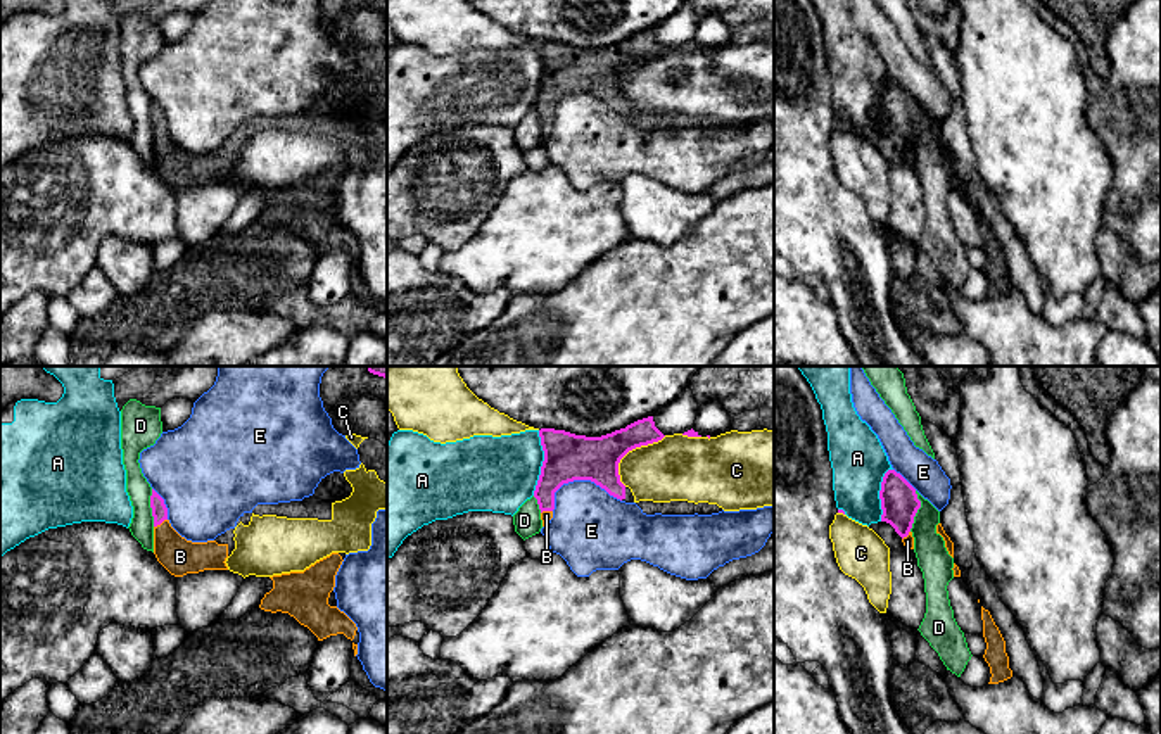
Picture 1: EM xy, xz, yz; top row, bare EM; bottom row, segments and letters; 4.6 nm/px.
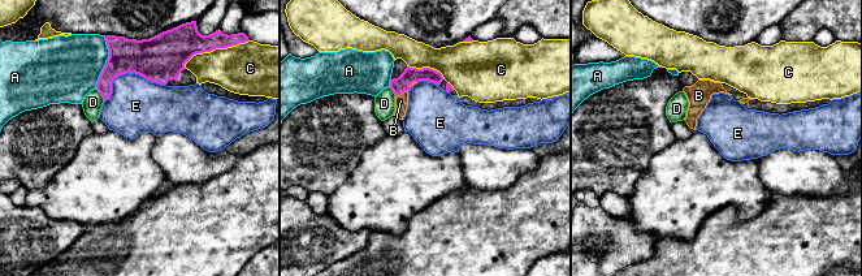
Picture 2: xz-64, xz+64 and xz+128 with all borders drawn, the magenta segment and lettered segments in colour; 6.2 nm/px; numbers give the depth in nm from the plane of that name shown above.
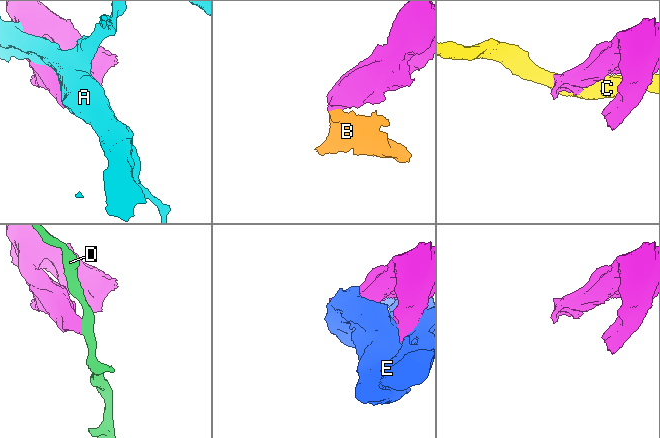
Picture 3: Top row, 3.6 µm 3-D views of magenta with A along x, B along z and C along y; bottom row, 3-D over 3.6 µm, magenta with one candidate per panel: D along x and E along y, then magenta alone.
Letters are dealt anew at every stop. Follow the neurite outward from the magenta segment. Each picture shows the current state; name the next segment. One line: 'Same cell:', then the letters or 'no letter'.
Same cell: B

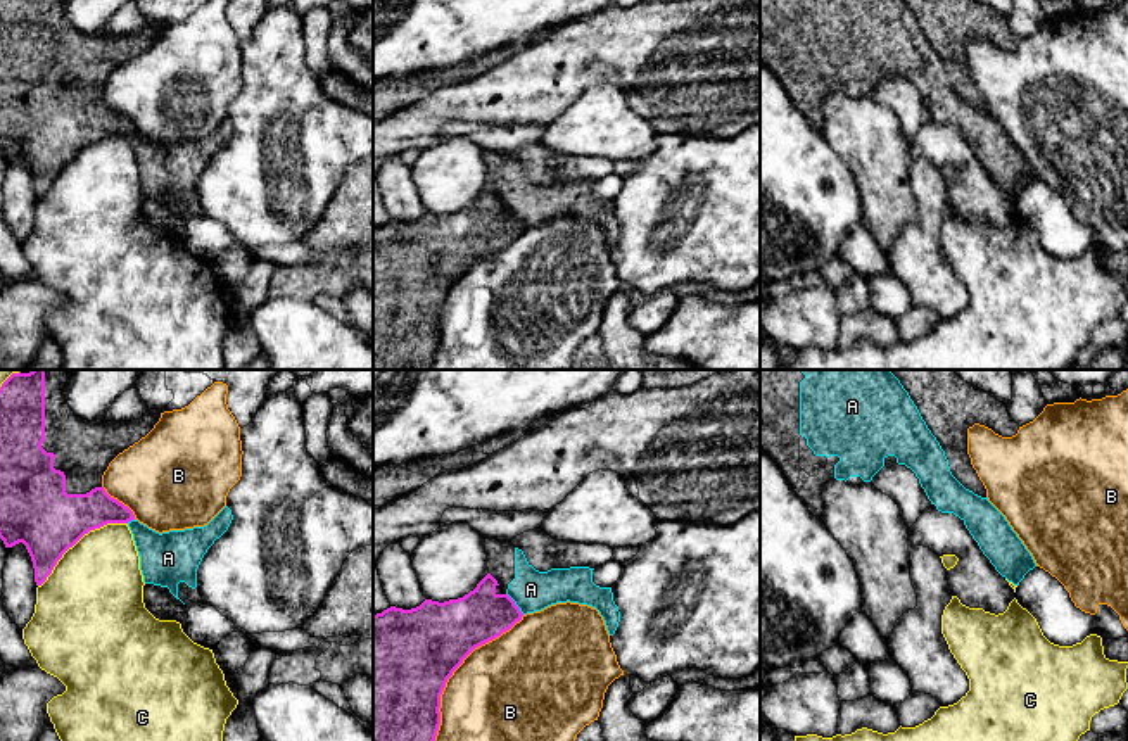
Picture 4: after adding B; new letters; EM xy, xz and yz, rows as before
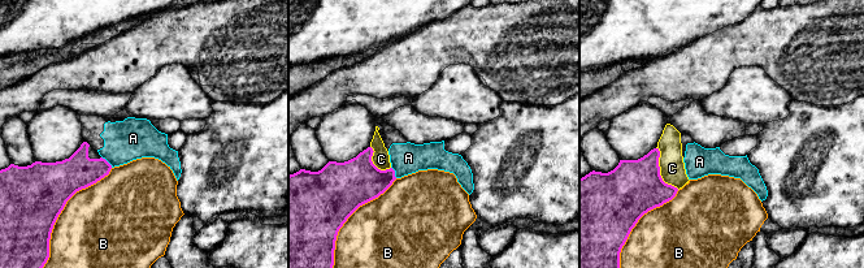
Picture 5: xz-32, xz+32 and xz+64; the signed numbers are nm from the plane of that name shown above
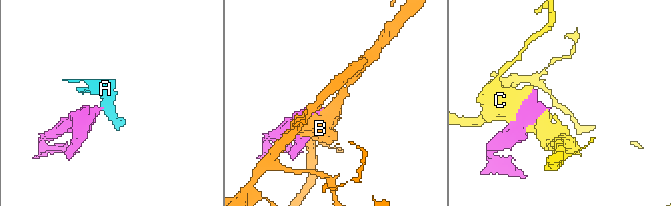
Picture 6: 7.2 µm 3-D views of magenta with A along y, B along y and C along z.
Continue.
Same cell: no letter

